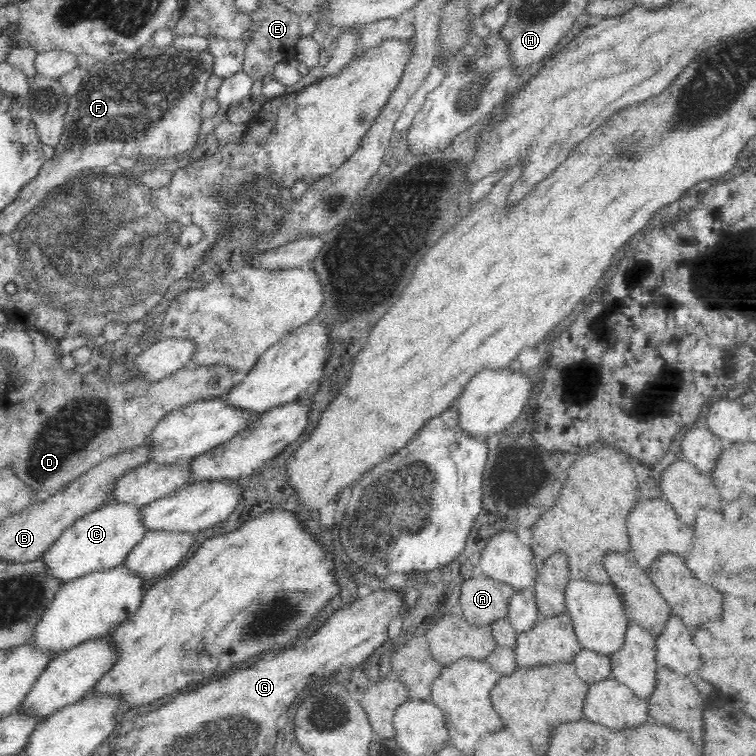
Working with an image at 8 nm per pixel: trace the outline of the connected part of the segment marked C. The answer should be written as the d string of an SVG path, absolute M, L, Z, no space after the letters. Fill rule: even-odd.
M106 504L80 517L47 546L38 559L42 561L45 576L63 585L97 570L122 564L126 553L146 534L138 513L138 506Z

